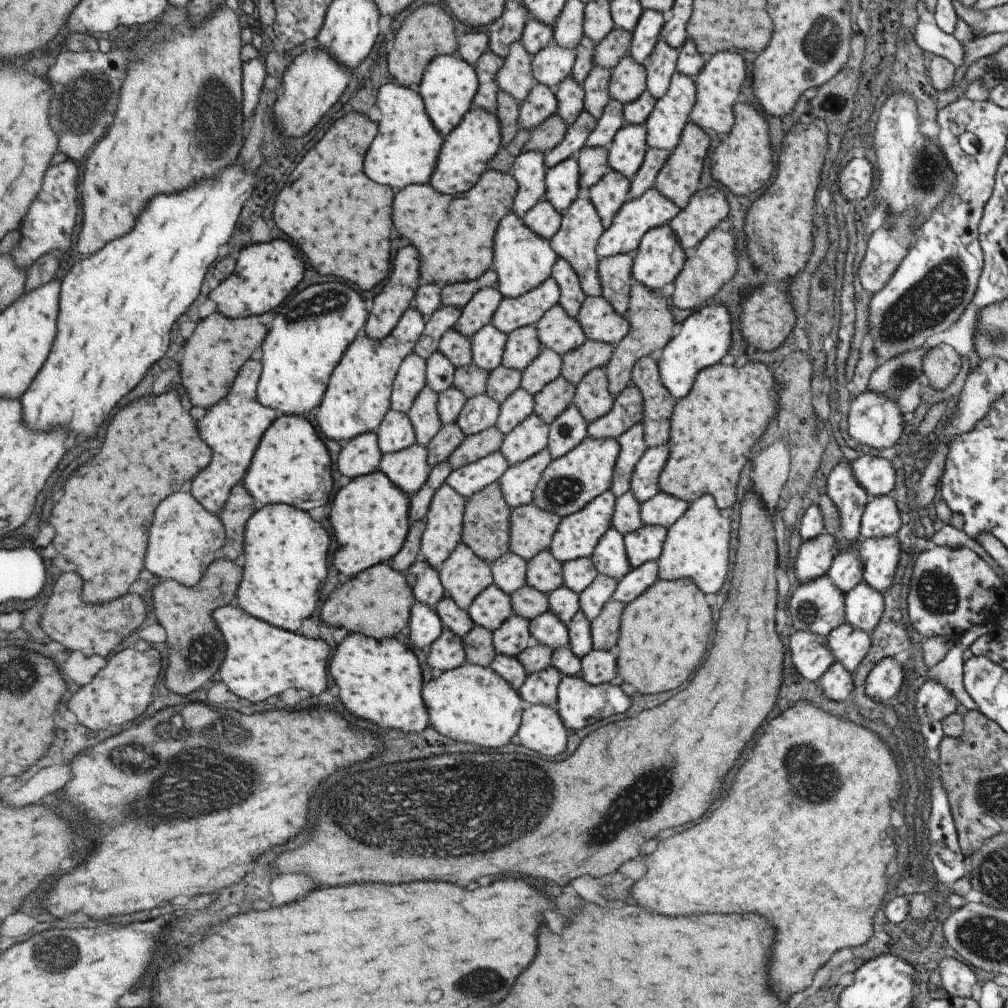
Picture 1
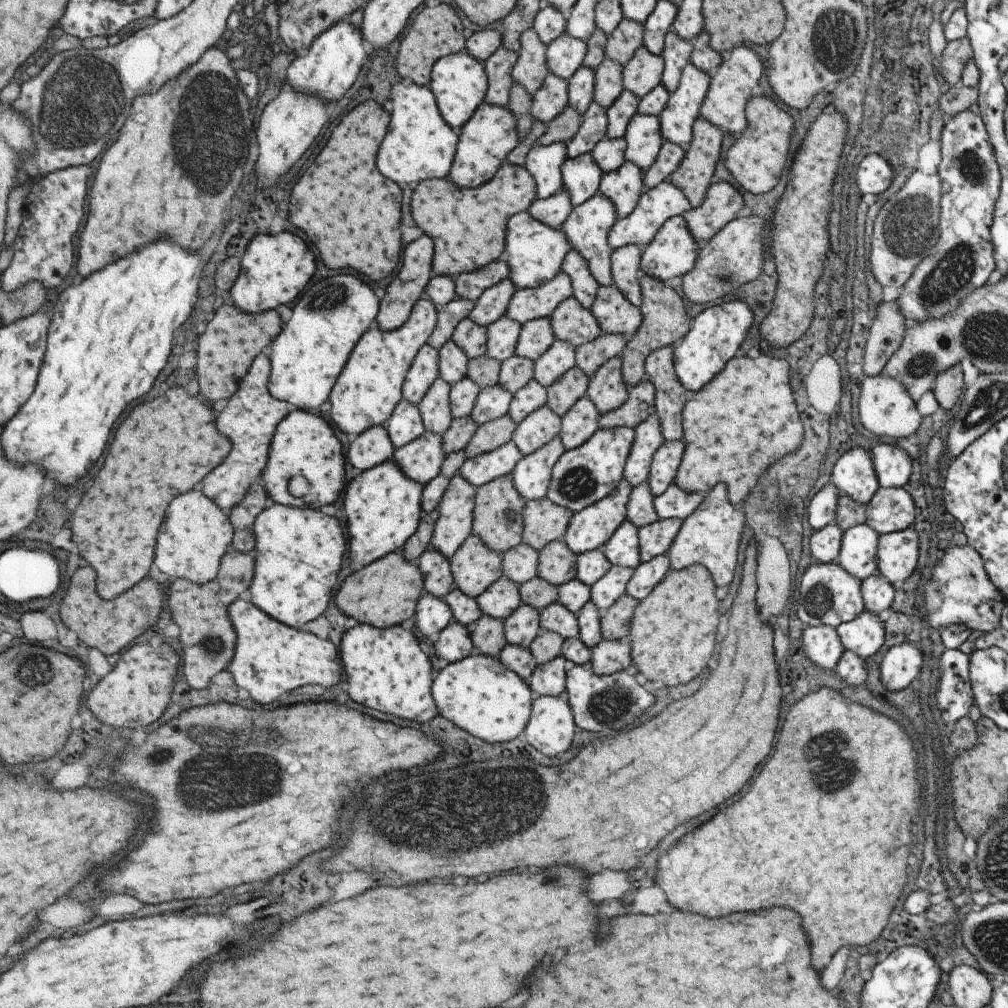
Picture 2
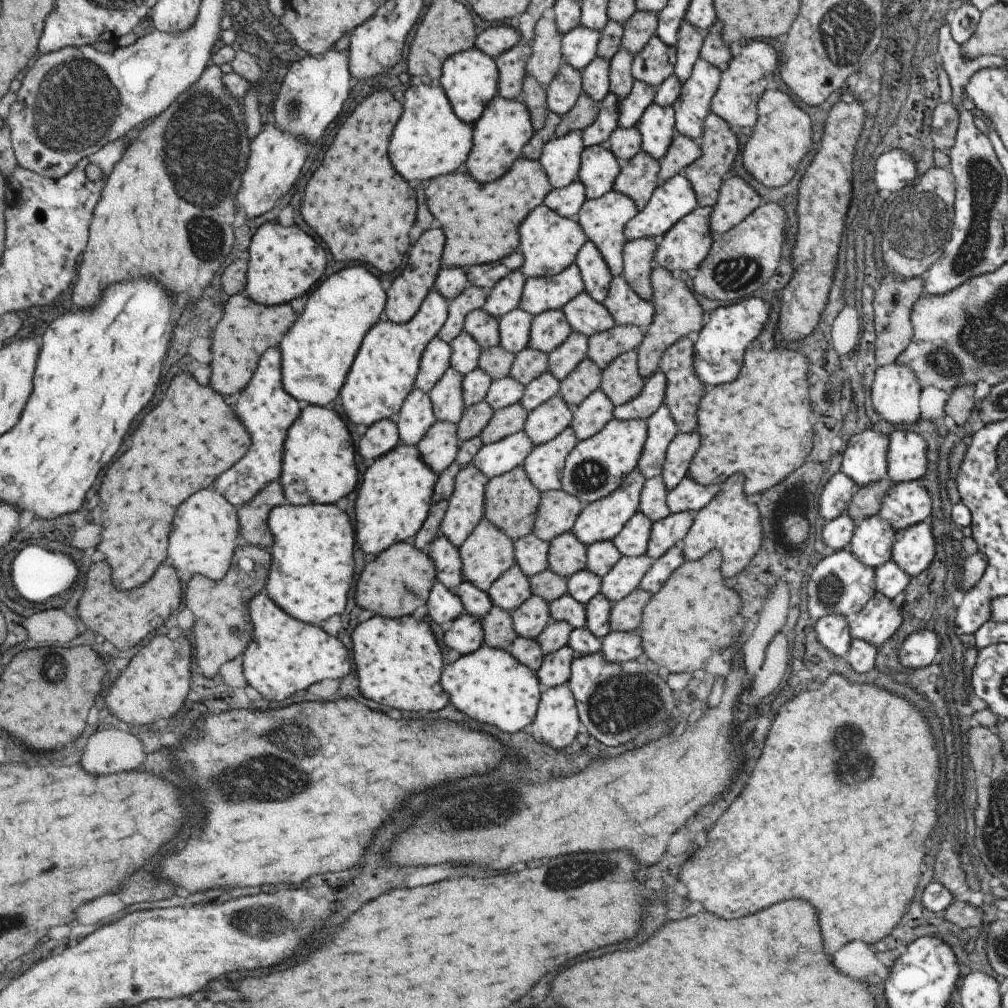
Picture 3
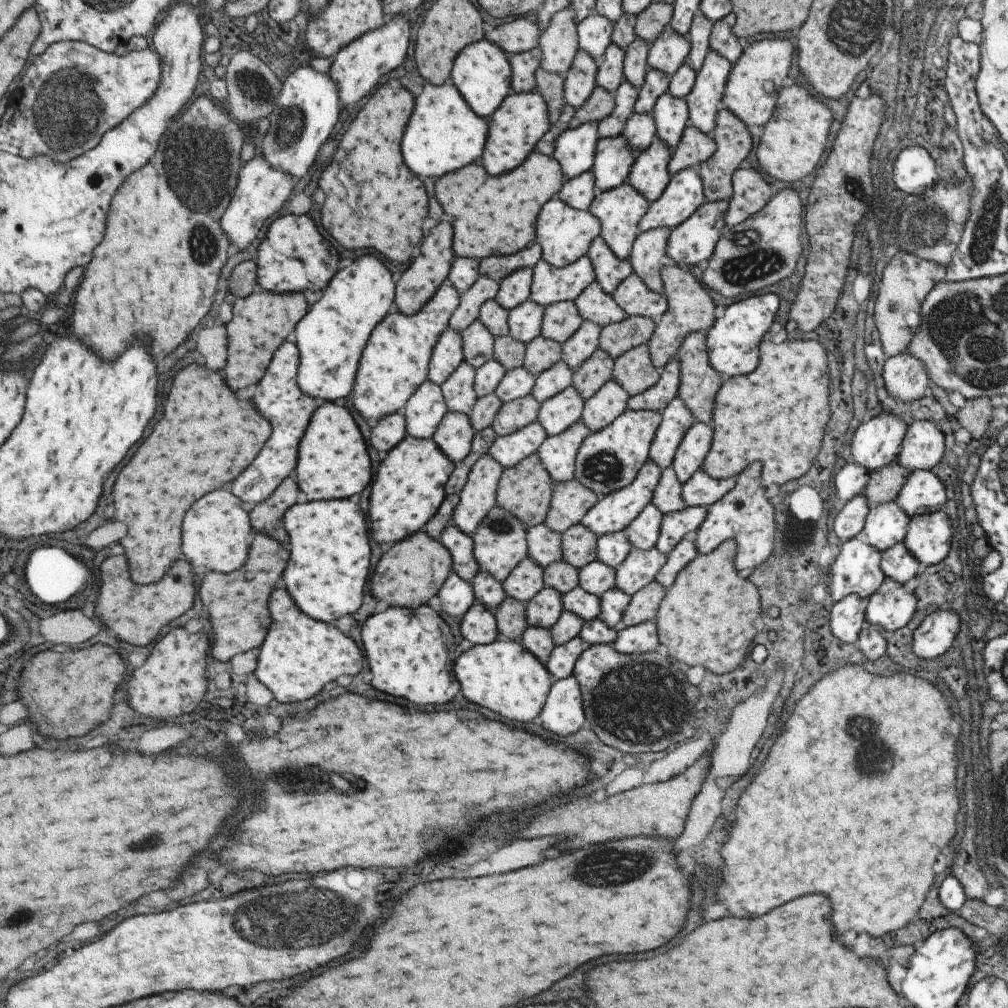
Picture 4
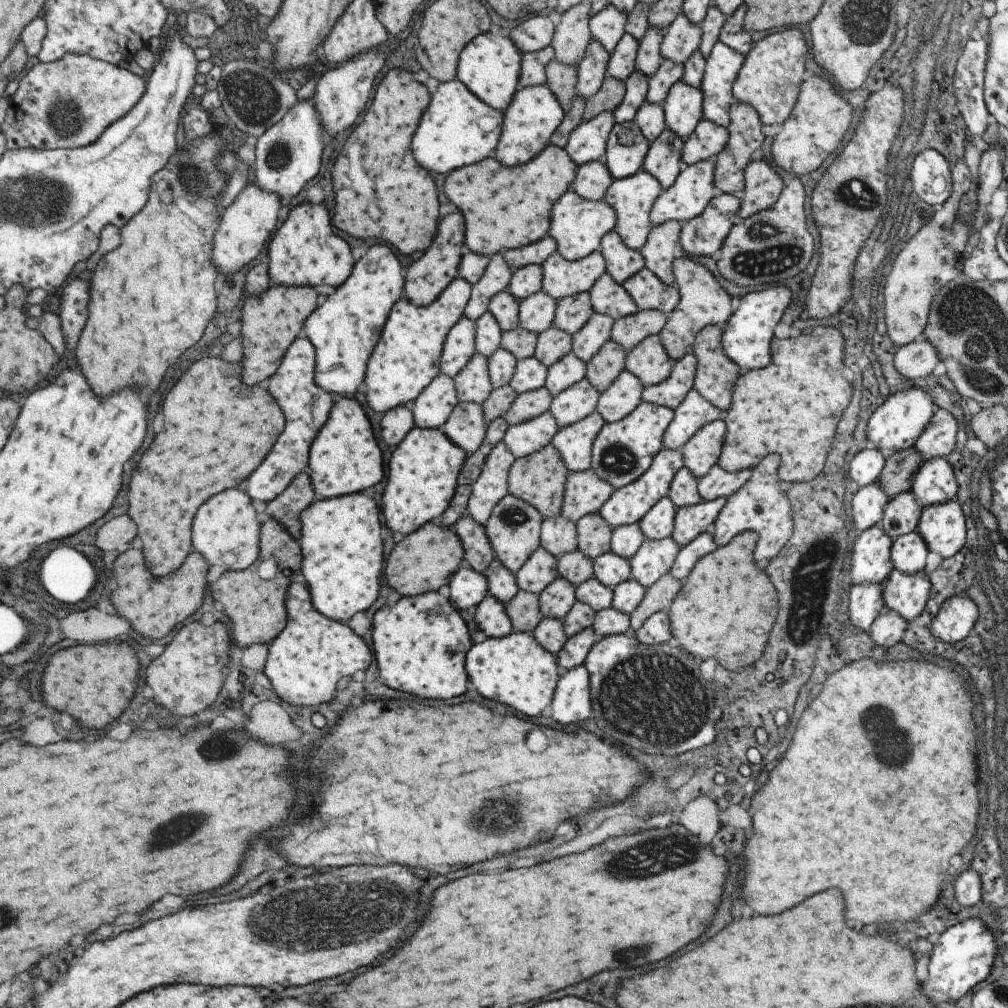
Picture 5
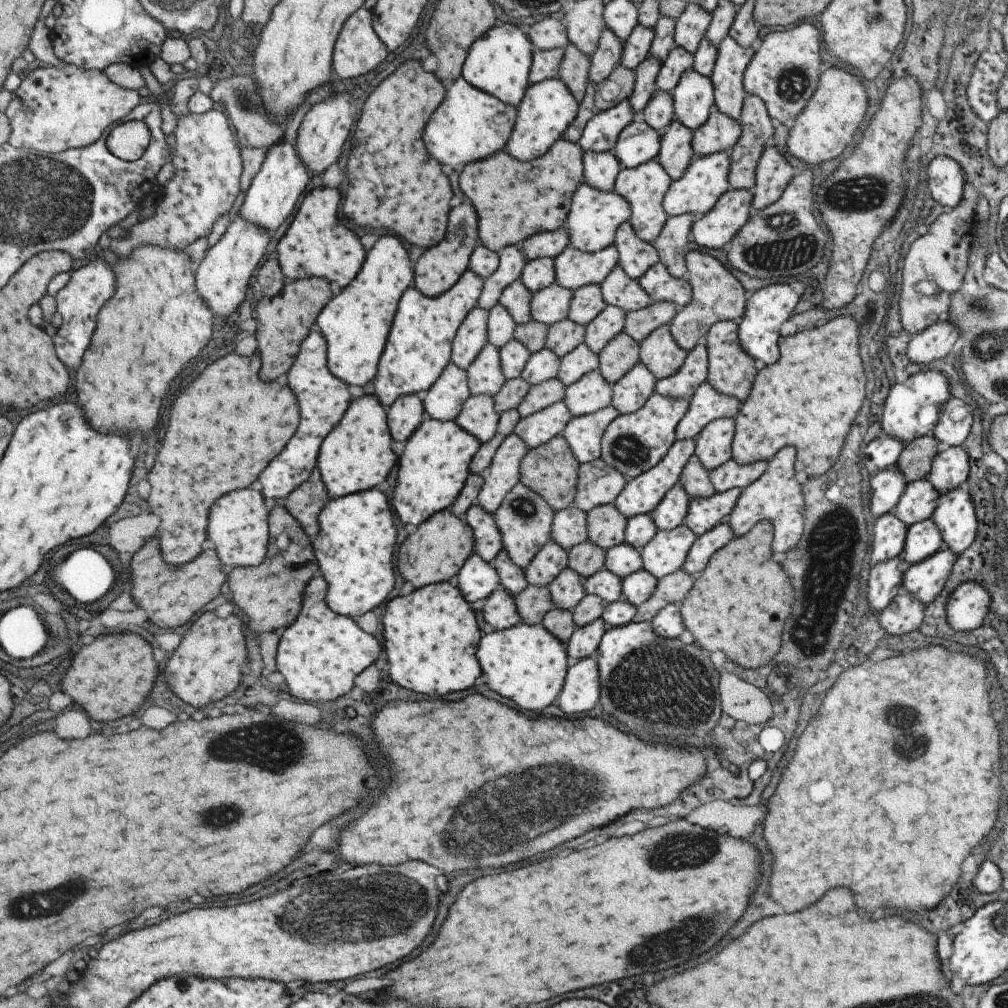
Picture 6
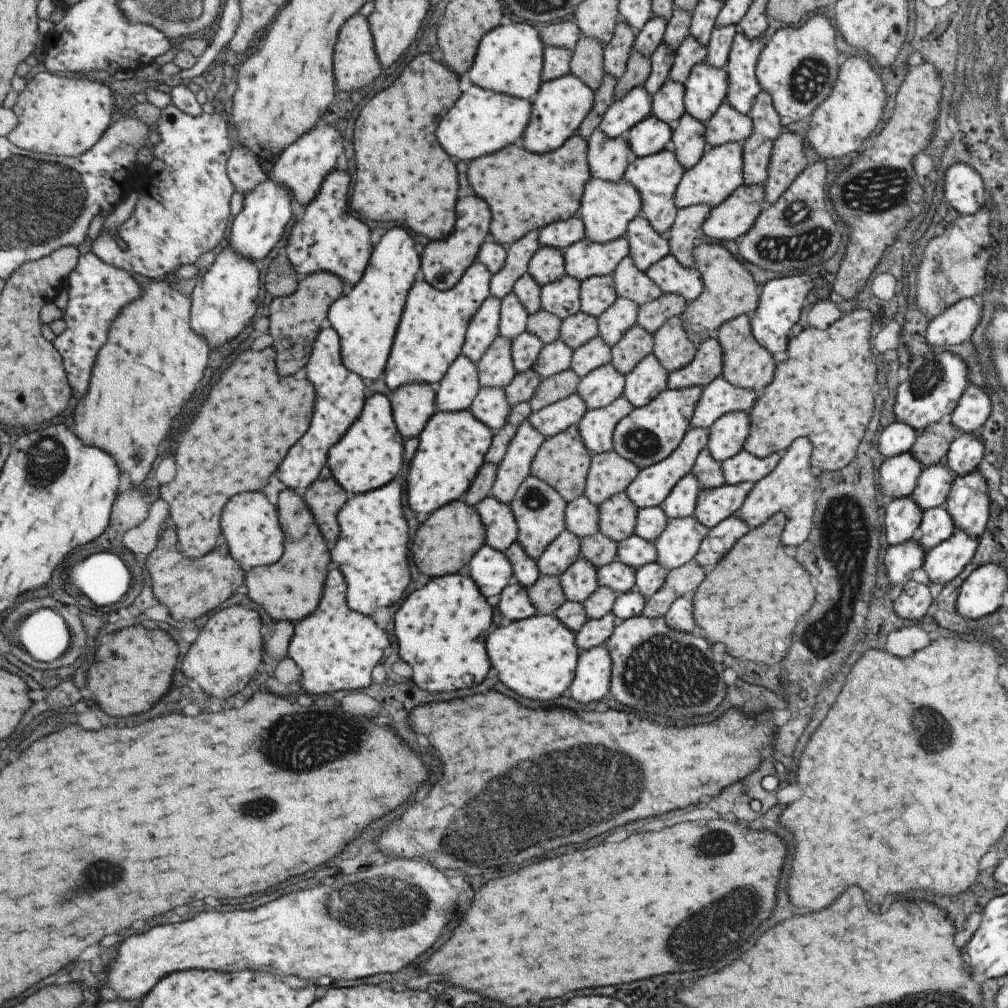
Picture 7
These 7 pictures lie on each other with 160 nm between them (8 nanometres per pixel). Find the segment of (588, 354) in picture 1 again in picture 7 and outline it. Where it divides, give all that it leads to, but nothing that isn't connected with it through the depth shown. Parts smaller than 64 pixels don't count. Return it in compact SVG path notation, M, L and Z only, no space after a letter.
M663 293L655 300L638 306L636 324L654 333L668 318L679 317L686 303L681 295Z

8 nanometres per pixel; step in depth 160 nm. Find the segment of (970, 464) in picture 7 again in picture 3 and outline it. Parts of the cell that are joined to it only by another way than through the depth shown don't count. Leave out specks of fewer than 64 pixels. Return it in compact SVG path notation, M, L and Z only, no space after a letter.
M921 480L901 481L891 485L885 492L878 515L895 530L928 520L931 498Z

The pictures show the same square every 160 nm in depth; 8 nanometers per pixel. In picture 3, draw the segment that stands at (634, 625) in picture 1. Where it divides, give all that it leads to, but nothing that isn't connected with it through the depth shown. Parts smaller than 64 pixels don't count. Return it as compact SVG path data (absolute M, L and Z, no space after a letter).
M715 549L700 559L685 560L643 607L637 628L643 655L659 668L667 668L669 672L703 670L713 652L731 646L735 634L731 620L739 614L741 600L735 590L725 586L721 578L721 561L721 553Z

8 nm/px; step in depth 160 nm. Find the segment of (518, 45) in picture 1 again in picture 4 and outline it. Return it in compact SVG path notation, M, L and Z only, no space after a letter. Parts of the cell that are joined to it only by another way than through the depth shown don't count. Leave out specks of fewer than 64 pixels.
M571 6L556 12L551 17L550 23L542 29L538 40L538 48L541 51L540 66L544 71L565 76L571 66L578 48L578 36L576 31L577 20L574 18L574 10Z

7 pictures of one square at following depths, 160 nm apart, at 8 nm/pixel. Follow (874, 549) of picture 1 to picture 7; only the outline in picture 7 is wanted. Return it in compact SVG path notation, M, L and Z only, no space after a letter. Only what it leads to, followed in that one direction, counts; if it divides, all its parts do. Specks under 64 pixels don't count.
M975 470L955 476L944 507L955 529L961 529L967 536L977 539L989 518L989 499L988 484Z

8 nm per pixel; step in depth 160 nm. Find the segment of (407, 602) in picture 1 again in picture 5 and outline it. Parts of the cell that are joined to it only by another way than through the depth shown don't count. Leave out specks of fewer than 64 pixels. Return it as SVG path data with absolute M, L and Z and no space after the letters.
M429 521L405 535L392 548L385 562L383 584L396 590L401 597L437 591L443 584L448 584L455 571L463 563L463 553L462 542L451 528L439 525L438 521Z

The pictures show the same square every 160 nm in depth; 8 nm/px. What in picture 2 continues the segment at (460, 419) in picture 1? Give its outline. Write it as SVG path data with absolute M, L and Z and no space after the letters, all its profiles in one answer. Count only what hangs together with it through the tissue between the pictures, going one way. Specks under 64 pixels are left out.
M497 384L480 389L469 416L475 424L495 420L508 412L513 395Z

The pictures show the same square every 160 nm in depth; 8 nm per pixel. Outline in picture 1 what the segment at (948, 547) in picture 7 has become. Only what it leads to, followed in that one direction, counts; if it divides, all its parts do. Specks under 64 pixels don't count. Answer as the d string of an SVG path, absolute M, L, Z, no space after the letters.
M849 623L836 626L826 636L826 644L834 661L853 672L870 647L870 633Z

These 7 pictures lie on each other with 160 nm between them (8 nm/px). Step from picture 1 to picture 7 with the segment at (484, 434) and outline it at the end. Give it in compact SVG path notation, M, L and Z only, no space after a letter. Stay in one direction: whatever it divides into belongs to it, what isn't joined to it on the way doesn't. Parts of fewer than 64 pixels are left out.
M569 369L541 378L534 395L528 400L532 412L575 393L579 379Z

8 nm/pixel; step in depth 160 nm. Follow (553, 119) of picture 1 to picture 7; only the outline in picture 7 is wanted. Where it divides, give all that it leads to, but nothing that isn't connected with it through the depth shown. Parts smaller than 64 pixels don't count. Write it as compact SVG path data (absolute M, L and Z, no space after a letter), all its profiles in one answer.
M631 50L626 62L625 70L616 80L616 85L614 86L612 94L613 100L619 100L632 88L643 85L649 73L650 58L643 56L640 52Z

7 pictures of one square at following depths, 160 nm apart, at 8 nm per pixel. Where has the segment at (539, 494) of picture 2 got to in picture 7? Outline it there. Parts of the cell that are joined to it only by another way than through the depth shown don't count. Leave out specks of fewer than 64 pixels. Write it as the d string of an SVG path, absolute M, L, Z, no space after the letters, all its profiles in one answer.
M623 396L598 409L587 409L577 424L578 434L591 455L612 449L612 434L621 418L634 406Z

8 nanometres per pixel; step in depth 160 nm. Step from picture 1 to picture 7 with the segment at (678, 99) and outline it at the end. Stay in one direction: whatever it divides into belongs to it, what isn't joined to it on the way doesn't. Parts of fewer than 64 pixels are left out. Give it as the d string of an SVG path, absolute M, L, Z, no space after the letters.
M735 33L724 66L728 76L728 89L724 100L744 115L749 112L752 100L762 89L754 70L763 47L764 44L758 37L748 39Z

